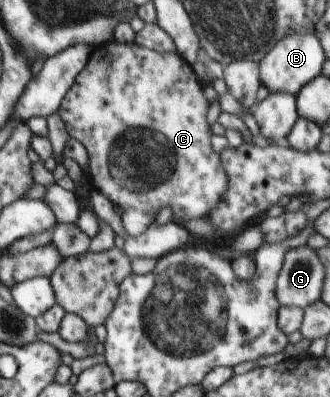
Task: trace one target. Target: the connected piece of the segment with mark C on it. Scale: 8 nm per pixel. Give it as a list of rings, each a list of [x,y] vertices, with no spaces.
[[[116,40],[105,41],[101,45],[92,47],[85,69],[77,75],[75,83],[71,85],[71,89],[63,97],[58,114],[61,116],[69,136],[77,139],[89,155],[89,173],[86,176],[89,183],[91,183],[91,189],[95,191],[96,196],[108,198],[119,210],[124,231],[131,237],[137,237],[145,233],[145,230],[155,222],[157,213],[165,207],[169,206],[172,209],[175,219],[187,223],[191,219],[205,220],[206,217],[209,217],[209,211],[213,207],[217,207],[221,197],[225,197],[229,179],[227,179],[227,173],[223,169],[220,155],[215,153],[211,146],[212,129],[207,120],[209,105],[201,81],[197,78],[191,65],[185,62],[177,52],[157,52],[136,45],[134,42],[118,43]]]

